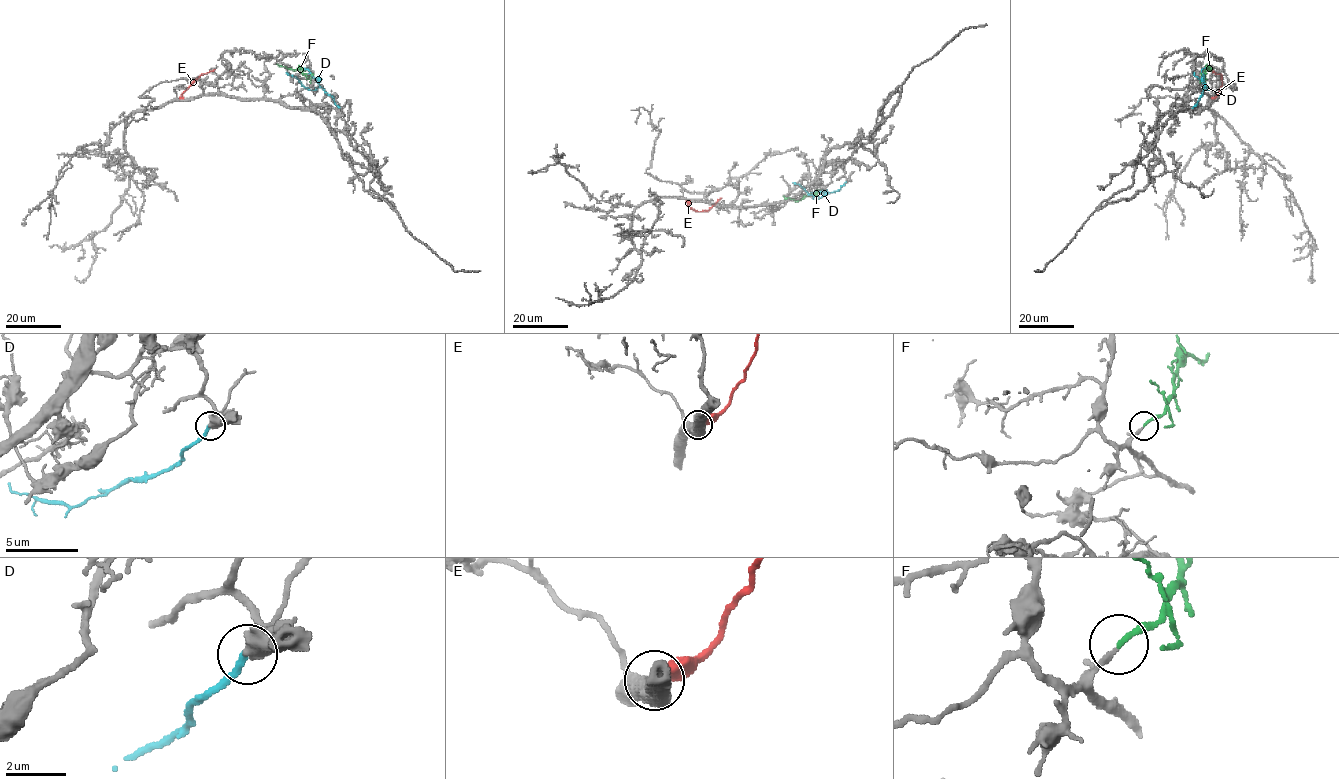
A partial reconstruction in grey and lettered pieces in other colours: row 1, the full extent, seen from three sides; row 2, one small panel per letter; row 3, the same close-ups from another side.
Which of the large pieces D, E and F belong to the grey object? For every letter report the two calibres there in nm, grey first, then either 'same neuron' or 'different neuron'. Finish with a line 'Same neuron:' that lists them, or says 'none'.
D: calibres 480 and 240 nm; different neuron
E: calibres 550 and 480 nm; different neuron
F: calibres 190 and 200 nm; same neuron
Same neuron: F

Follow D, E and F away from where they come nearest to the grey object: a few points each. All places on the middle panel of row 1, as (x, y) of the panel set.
D: (846, 182), (839, 189), (822, 197), (809, 194), (792, 182)
E: (689, 200), (688, 206), (692, 209), (706, 211), (721, 197)
F: (817, 189), (815, 194), (805, 195), (798, 201), (783, 196)

